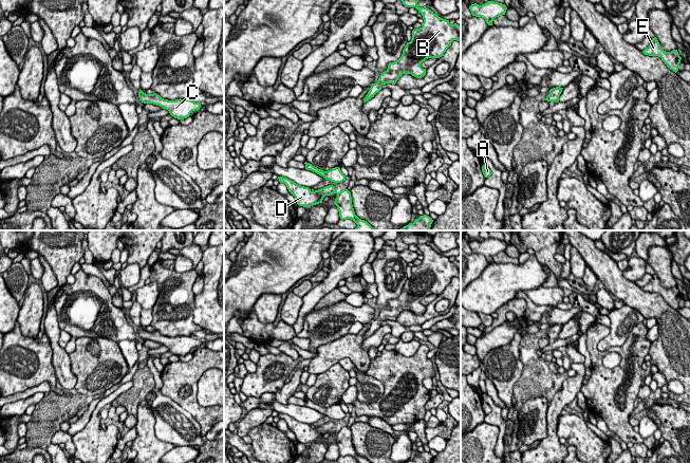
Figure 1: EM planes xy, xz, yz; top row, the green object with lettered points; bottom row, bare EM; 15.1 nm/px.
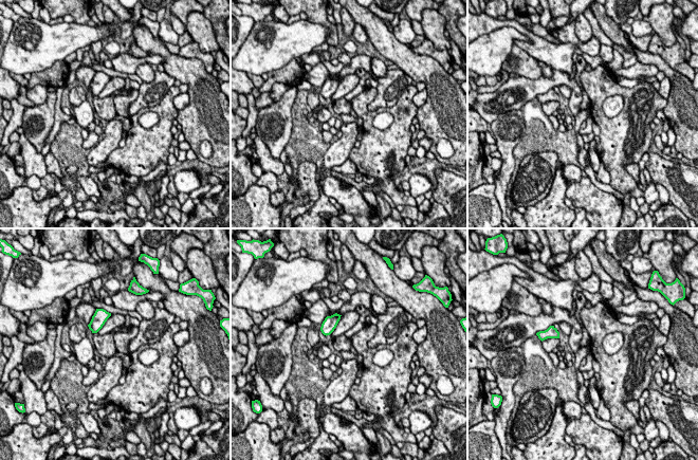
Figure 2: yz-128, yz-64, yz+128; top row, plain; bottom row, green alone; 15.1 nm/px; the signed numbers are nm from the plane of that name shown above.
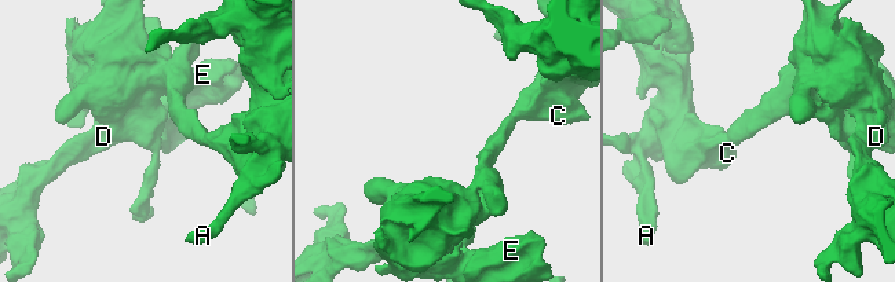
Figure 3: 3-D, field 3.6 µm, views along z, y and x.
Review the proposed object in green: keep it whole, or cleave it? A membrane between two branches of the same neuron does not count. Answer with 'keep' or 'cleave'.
keep

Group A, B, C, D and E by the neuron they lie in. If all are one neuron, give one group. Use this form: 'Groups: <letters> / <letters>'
Groups: A B C D E

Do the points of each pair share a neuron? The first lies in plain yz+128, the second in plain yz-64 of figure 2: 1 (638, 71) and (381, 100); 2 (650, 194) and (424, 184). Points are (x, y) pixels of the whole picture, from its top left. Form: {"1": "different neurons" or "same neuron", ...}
{"1": "same neuron", "2": "same neuron"}

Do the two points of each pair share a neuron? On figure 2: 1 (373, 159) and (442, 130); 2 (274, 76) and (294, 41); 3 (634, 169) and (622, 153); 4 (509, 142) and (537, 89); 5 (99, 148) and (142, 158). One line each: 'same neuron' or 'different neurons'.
1: different neurons
2: different neurons
3: different neurons
4: different neurons
5: different neurons

